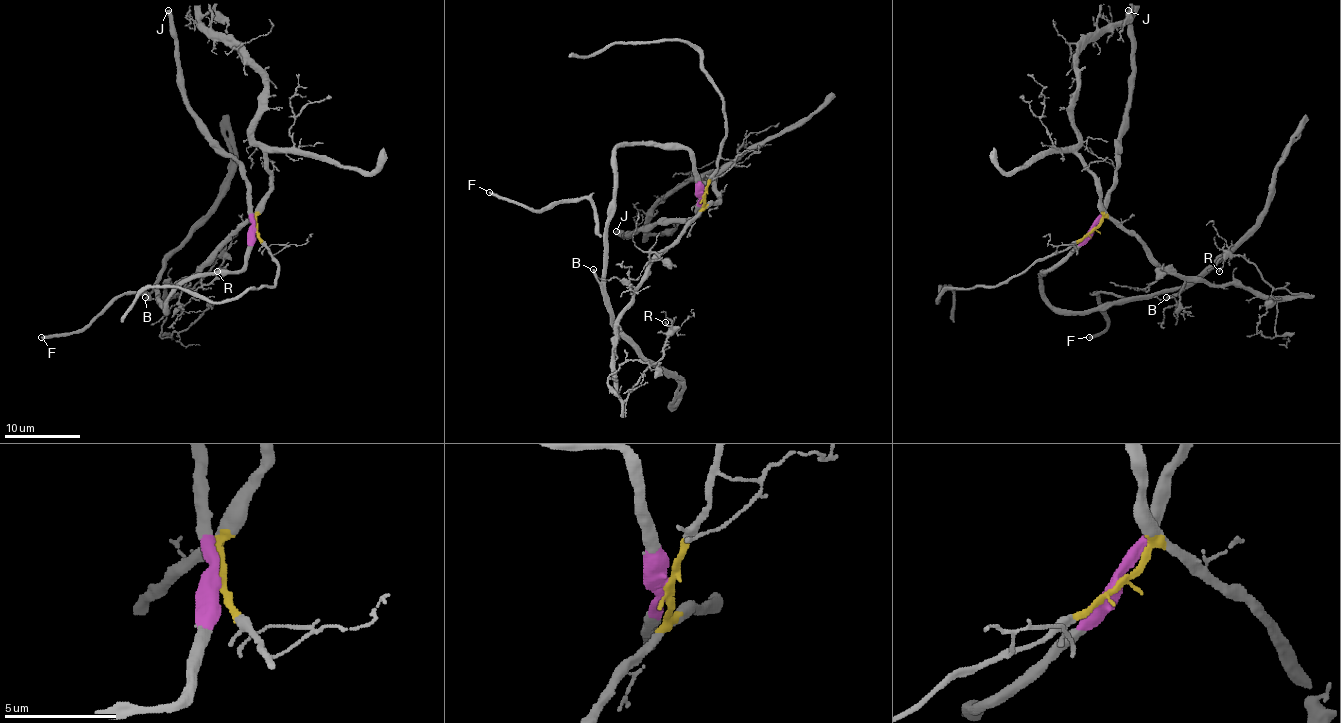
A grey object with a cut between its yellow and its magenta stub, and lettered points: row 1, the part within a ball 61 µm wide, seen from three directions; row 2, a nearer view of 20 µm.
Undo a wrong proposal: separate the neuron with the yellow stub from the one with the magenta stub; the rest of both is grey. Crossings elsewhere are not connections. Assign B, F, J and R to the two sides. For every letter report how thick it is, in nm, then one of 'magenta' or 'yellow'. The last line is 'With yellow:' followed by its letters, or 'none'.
B: 260 nm | magenta
F: 280 nm | magenta
J: 480 nm | magenta
R: 130 nm | yellow
With yellow: R

